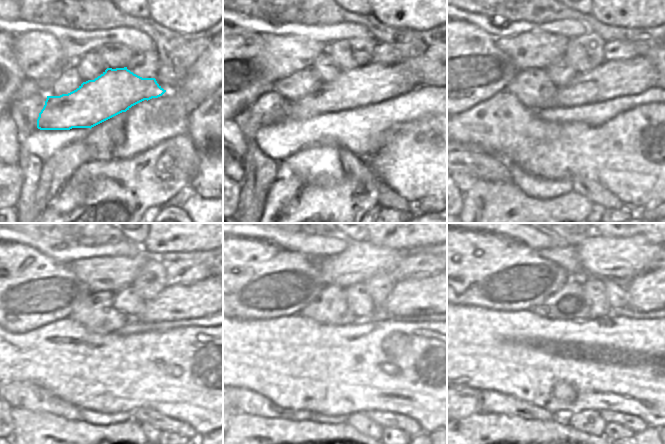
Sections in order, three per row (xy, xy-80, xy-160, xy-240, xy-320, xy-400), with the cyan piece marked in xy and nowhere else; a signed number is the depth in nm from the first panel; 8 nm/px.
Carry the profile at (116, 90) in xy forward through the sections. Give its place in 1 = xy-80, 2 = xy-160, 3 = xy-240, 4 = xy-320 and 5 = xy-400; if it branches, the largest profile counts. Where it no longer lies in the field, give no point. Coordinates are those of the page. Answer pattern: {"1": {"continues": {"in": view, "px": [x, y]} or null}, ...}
{"1": {"continues": {"in": "xy-80", "px": [373, 83]}}, "2": {"continues": {"in": "xy-160", "px": [609, 80]}}, "3": {"continues": {"in": "xy-240", "px": [182, 301]}}, "4": {"continues": {"in": "xy-320", "px": [416, 295]}}, "5": {"continues": {"in": "xy-400", "px": [649, 291]}}}

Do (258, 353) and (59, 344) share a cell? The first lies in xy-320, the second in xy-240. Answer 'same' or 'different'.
same

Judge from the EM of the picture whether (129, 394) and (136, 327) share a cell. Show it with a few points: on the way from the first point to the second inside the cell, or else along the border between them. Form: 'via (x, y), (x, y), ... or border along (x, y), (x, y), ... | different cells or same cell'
border along (158, 331), (144, 331), (127, 335), (115, 333) | different cells

